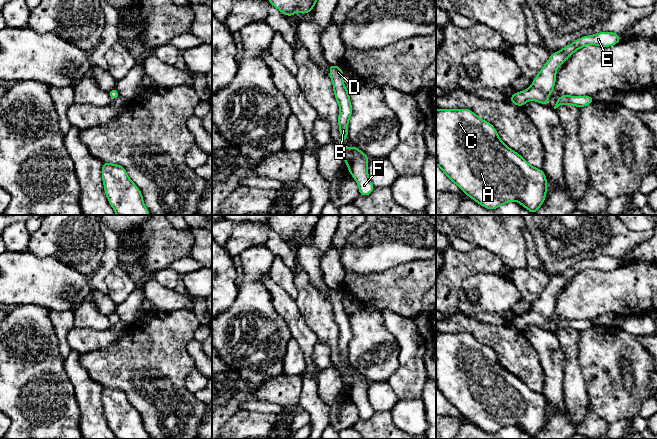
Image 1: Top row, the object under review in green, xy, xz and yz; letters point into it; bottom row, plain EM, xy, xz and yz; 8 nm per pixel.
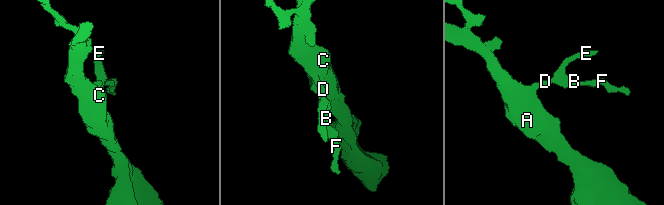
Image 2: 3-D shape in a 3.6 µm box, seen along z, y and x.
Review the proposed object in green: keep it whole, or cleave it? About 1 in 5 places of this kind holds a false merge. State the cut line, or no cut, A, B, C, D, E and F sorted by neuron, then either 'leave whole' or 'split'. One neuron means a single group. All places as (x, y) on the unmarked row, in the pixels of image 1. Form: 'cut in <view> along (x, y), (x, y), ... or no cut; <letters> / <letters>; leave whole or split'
no cut; A B C D E F; leave whole

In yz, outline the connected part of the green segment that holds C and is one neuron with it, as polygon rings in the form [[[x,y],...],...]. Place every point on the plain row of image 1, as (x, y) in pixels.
[[[470,333],[436,334],[436,388],[465,418],[486,433],[517,425],[535,439],[544,427],[547,403],[543,393],[532,391],[522,380],[508,372],[499,362],[492,348],[479,342]]]

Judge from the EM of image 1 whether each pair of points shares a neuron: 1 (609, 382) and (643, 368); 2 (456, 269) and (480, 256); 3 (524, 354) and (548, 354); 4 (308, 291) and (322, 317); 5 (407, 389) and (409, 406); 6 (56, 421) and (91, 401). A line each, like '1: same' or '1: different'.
1: same
2: same
3: different
4: same
5: different
6: different

